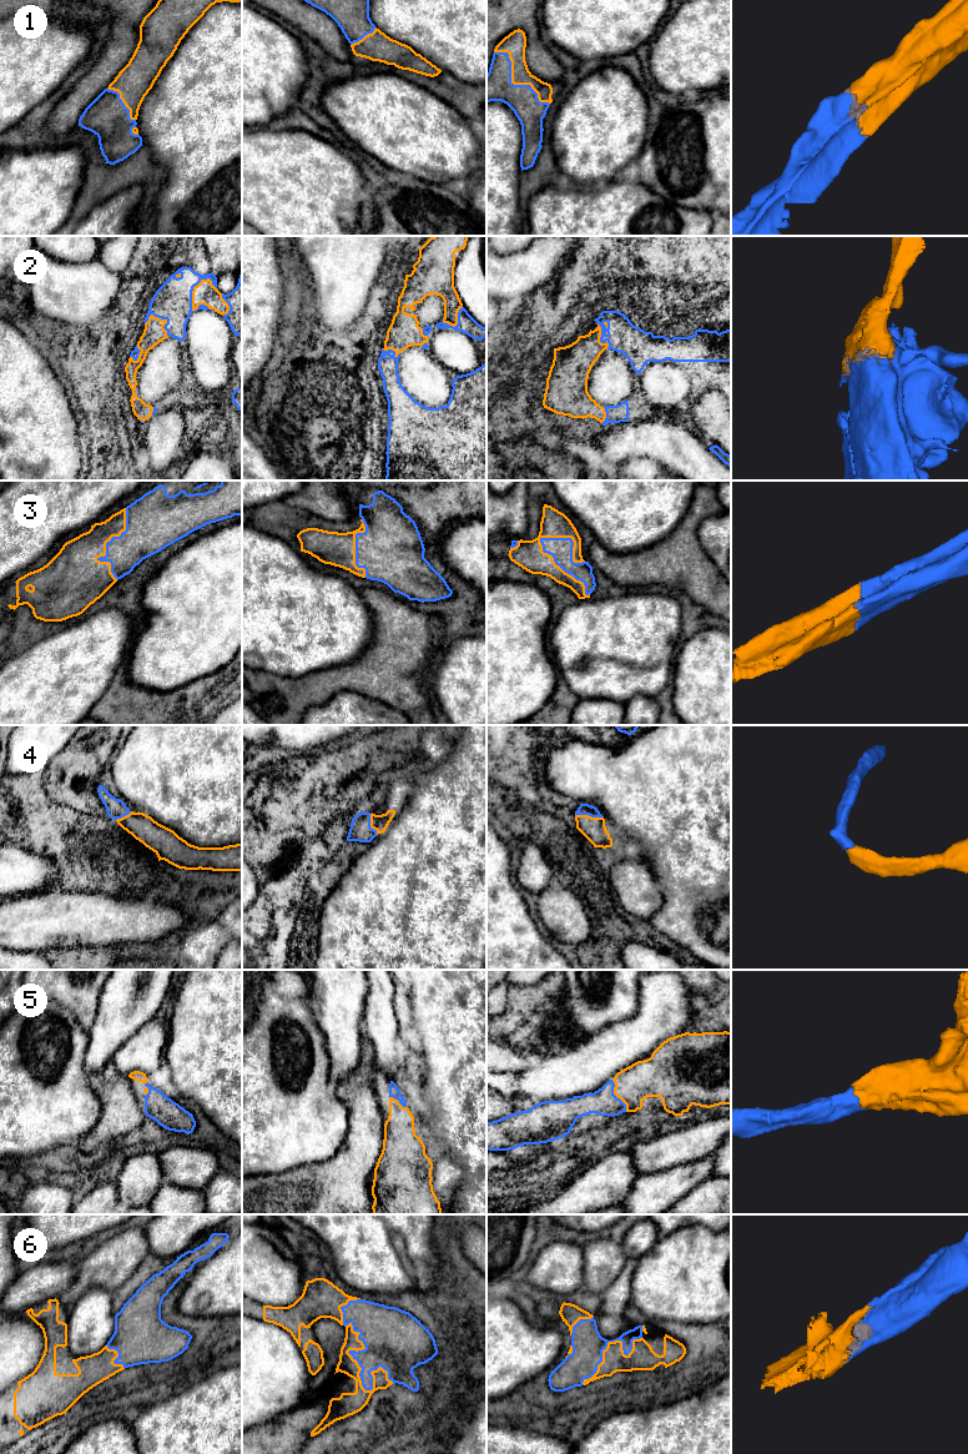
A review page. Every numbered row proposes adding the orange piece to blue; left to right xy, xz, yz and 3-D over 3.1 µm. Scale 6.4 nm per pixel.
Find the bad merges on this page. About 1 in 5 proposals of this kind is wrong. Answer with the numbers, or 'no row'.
no row

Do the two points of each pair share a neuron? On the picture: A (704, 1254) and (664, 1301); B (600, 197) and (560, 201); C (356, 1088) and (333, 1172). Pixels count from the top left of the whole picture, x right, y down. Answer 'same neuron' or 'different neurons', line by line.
A: same neuron
B: same neuron
C: same neuron

